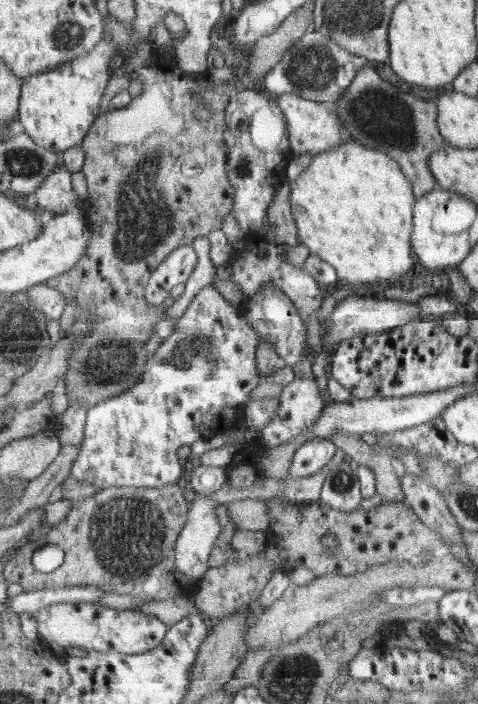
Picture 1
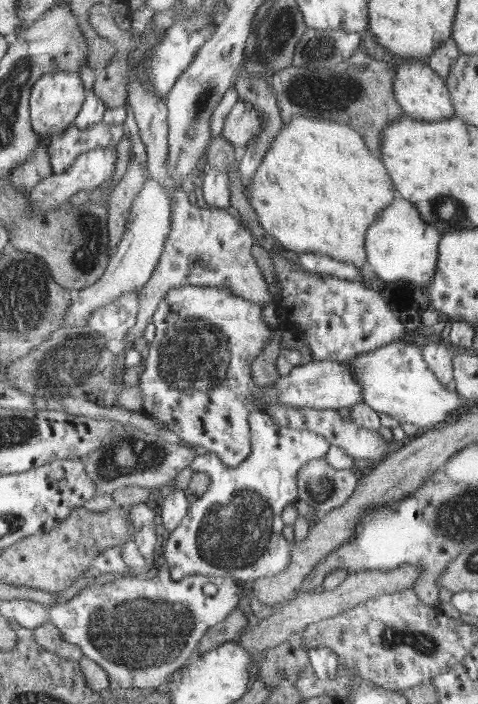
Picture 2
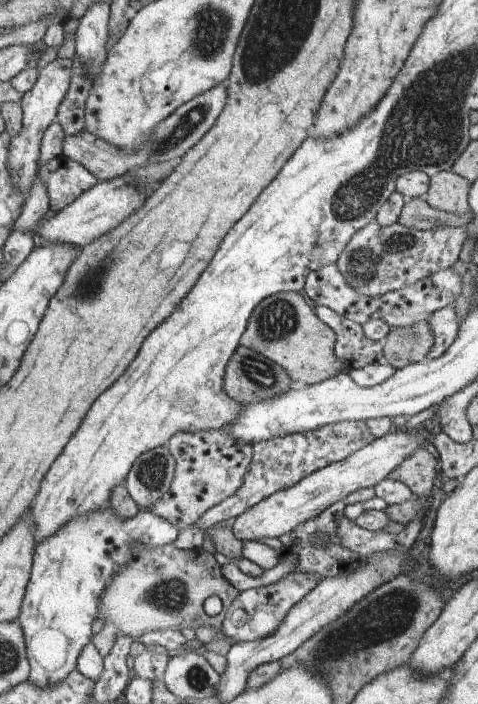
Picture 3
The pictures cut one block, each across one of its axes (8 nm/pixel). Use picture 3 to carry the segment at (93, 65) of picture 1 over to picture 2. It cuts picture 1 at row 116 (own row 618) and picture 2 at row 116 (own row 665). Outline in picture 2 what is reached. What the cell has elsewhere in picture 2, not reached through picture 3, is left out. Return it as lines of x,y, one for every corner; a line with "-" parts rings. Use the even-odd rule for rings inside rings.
55,71
41,76
33,85
30,97
30,116
34,132
41,137
57,137
73,125
88,98
79,71

